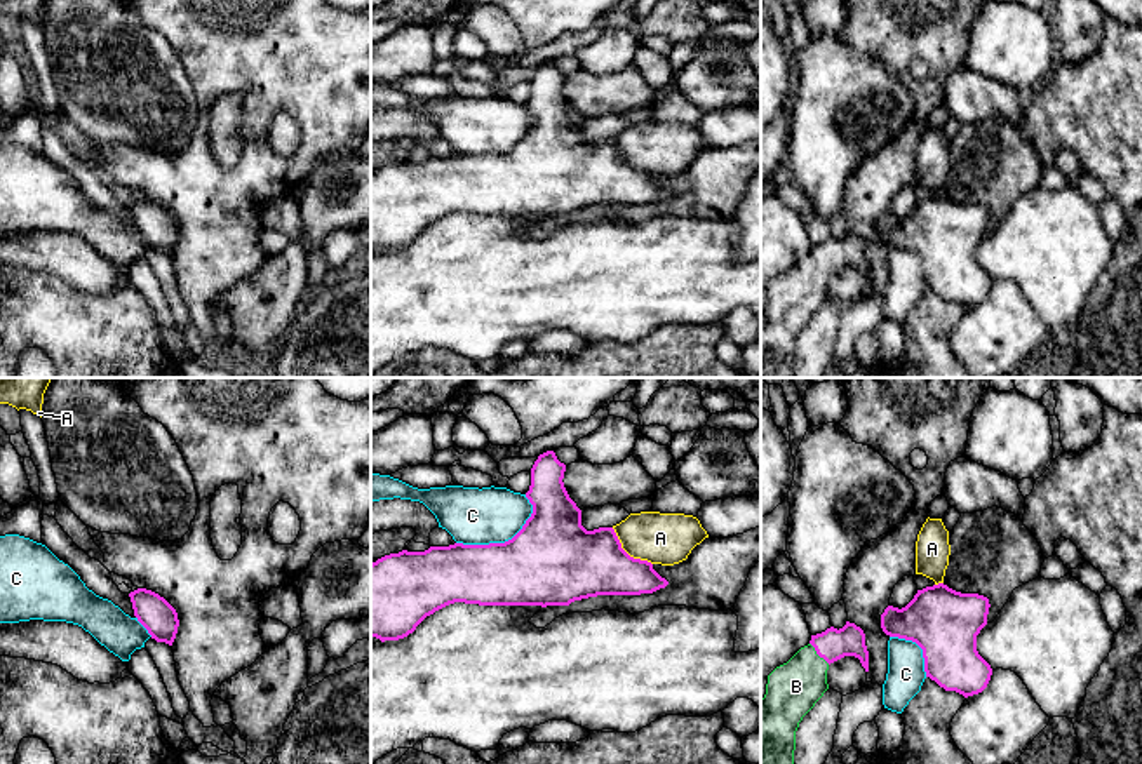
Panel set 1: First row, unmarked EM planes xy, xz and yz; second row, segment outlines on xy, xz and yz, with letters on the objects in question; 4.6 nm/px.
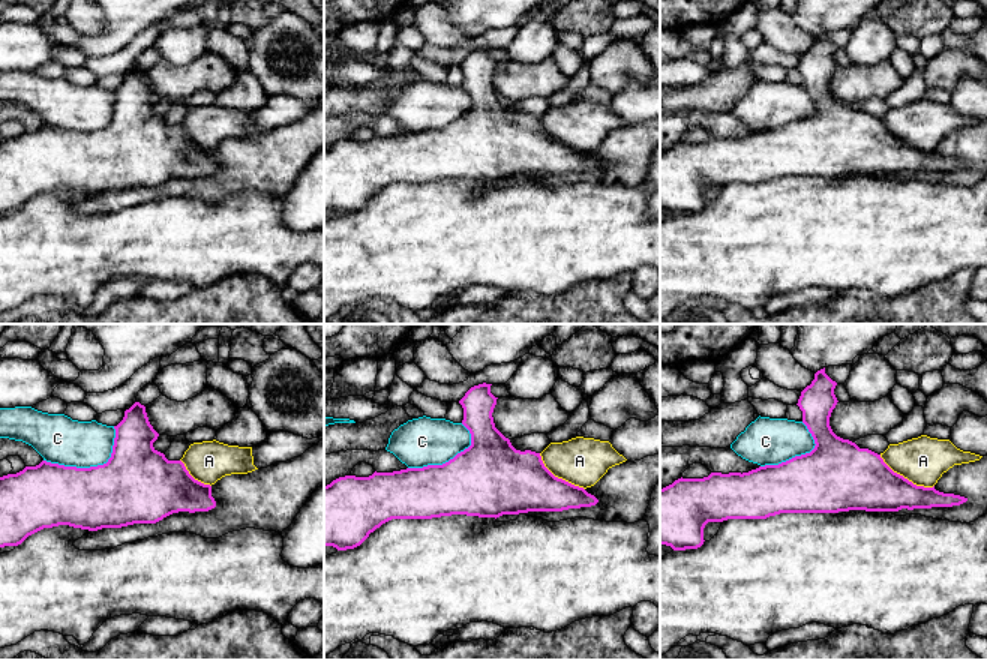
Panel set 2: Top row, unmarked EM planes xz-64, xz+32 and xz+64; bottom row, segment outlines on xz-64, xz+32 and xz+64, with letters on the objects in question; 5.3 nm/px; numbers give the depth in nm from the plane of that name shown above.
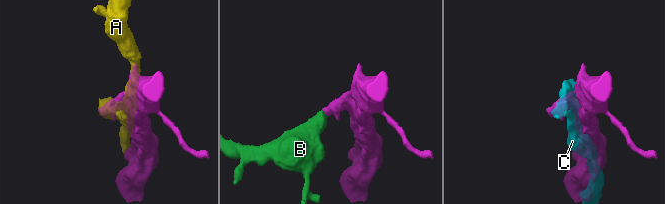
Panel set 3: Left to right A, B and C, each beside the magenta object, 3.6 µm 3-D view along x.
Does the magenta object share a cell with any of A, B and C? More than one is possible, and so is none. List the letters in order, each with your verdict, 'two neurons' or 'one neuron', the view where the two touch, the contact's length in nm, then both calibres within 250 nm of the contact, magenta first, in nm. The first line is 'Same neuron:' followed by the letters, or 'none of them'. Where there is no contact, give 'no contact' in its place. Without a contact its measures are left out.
Same neuron: B
A: two neurons | xz | 260 nm | 320/240 nm
B: one neuron | yz | 140 nm | 150/240 nm
C: two neurons | xz | 400 nm | 400/260 nm

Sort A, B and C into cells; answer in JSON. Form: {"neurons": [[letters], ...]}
{"neurons": [["A"], ["B"], ["C"]]}

